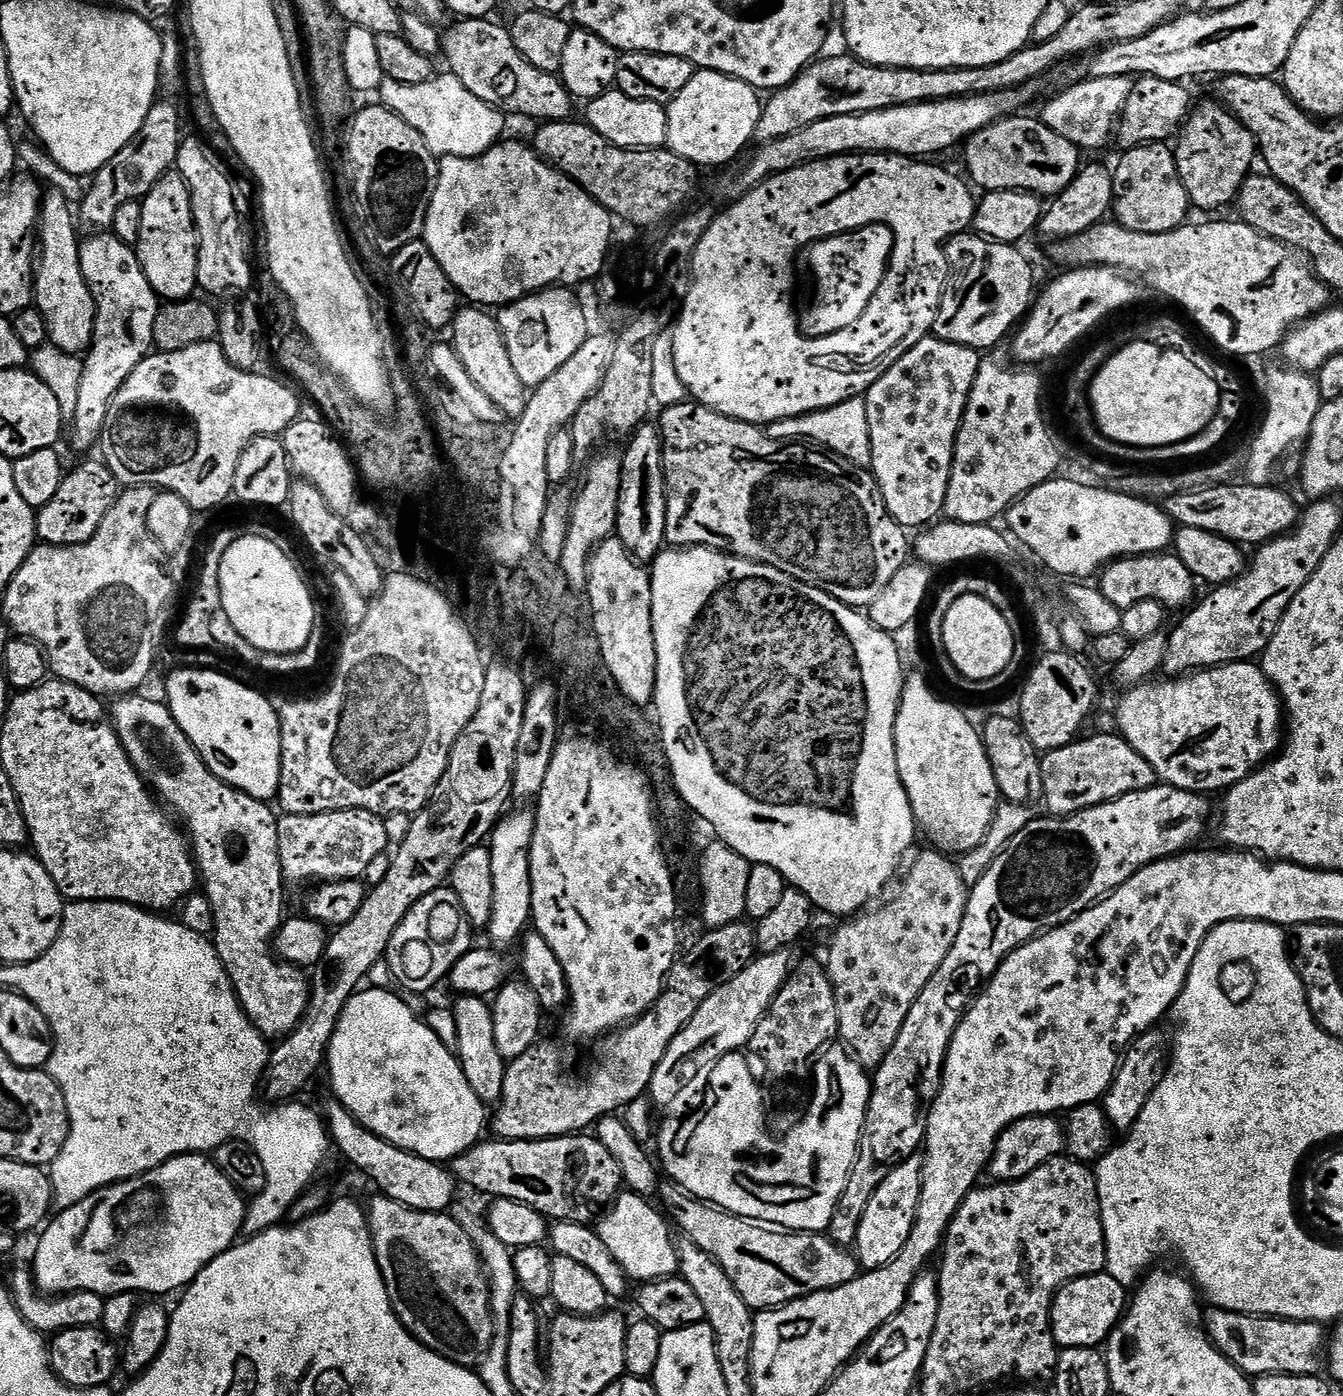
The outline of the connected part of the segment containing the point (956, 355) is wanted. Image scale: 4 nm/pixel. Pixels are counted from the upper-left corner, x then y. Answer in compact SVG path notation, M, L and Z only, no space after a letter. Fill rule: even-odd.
M929 334L925 336L922 342L918 342L918 346L914 346L906 354L902 354L896 360L891 361L886 374L882 374L882 378L878 378L878 382L871 384L863 397L863 402L866 406L866 418L870 422L870 446L872 447L872 466L870 471L878 482L880 493L886 502L886 510L905 530L913 530L912 528L920 530L941 519L944 503L946 502L946 490L950 486L950 470L952 469L952 459L954 458L956 435L960 429L960 423L970 398L970 390L974 386L974 378L978 374L981 363L982 356L977 349L939 340L934 334Z

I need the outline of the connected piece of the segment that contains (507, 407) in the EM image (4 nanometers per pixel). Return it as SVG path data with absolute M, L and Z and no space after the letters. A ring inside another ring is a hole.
M480 306L461 307L450 325L450 343L456 349L458 358L462 358L466 374L470 374L474 382L478 382L478 390L482 390L482 394L486 394L486 398L490 398L494 406L501 408L505 417L518 418L526 410L530 392L510 363L510 350L506 350L499 319L488 312L491 311Z

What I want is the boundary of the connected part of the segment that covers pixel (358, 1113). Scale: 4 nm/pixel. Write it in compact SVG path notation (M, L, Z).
M368 988L365 990L357 990L349 998L345 1004L345 1008L341 1012L341 1016L336 1023L336 1033L332 1035L332 1041L328 1044L328 1054L326 1057L326 1073L332 1079L332 1088L335 1099L346 1106L349 1114L355 1118L359 1124L364 1125L374 1134L378 1134L383 1140L388 1140L394 1146L403 1148L412 1152L415 1156L421 1156L427 1160L437 1162L451 1162L455 1156L462 1155L468 1149L476 1147L478 1141L486 1132L486 1116L484 1120L484 1112L486 1106L478 1098L478 1094L474 1094L474 1090L470 1090L470 1082L466 1082L466 1074L462 1070L460 1061L453 1049L447 1048L438 1038L438 1034L434 1034L434 1030L430 1030L427 1023L423 1019L420 1020L412 1013L412 1008L404 1000L399 1000L392 992L387 992L384 988Z

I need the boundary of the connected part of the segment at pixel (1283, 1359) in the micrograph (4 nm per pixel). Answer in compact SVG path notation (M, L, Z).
M1218 1307L1211 1311L1202 1320L1208 1339L1245 1376L1314 1376L1321 1371L1322 1357L1326 1352L1323 1323L1280 1320L1277 1316L1247 1316L1245 1312Z

